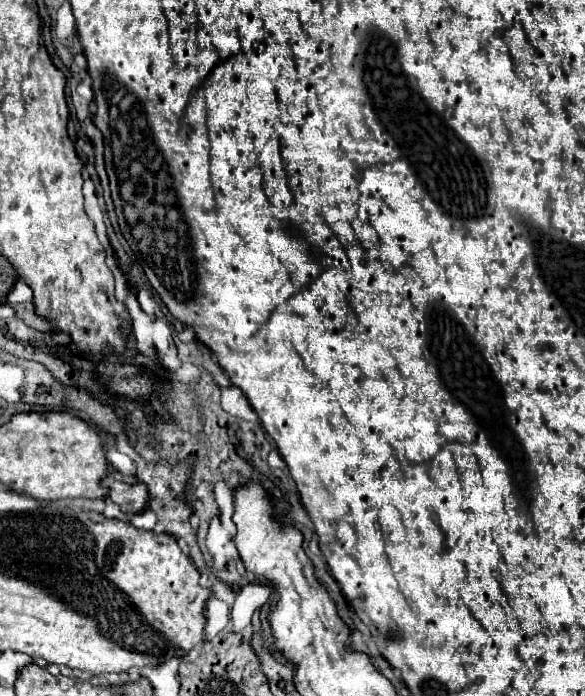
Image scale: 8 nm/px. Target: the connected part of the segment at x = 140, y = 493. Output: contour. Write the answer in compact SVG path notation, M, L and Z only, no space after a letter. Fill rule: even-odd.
M109 472L103 484L109 488L109 498L119 504L125 514L139 514L149 504L149 490L143 482L127 484L117 472Z

